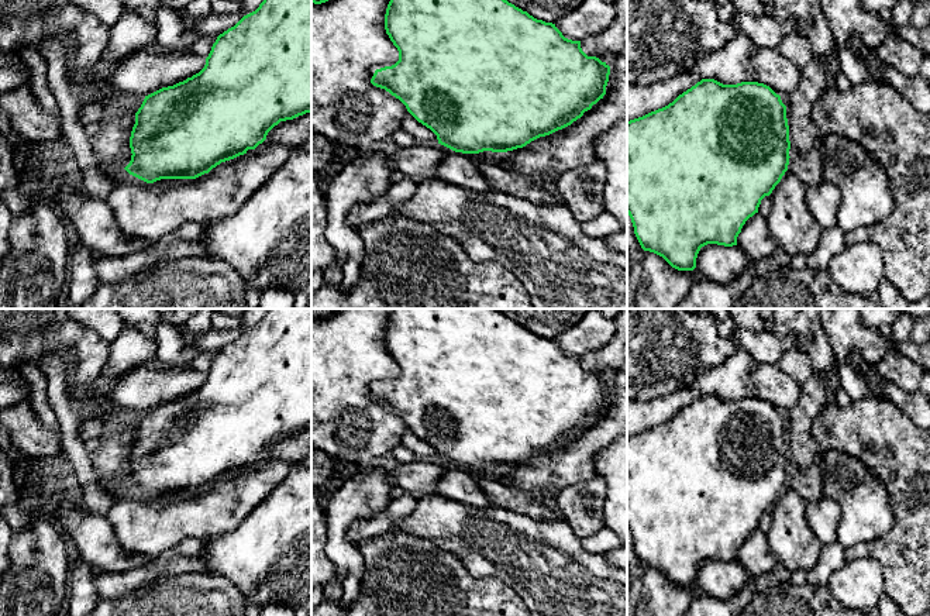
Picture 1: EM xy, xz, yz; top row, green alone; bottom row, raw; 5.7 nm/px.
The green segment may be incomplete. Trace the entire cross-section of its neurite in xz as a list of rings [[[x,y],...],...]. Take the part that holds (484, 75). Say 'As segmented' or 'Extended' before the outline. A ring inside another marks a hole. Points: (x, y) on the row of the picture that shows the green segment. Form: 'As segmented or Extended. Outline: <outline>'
As segmented. Outline: [[[390,0],[385,14],[385,30],[399,51],[399,61],[392,66],[376,69],[371,83],[399,99],[418,123],[437,135],[438,144],[455,152],[507,152],[523,148],[540,137],[571,125],[606,94],[610,75],[610,66],[606,62],[588,56],[581,48],[581,41],[565,38],[555,24],[537,20],[507,0]]]

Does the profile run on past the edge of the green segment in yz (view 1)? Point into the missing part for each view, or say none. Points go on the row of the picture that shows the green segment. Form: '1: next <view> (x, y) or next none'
1: next none

